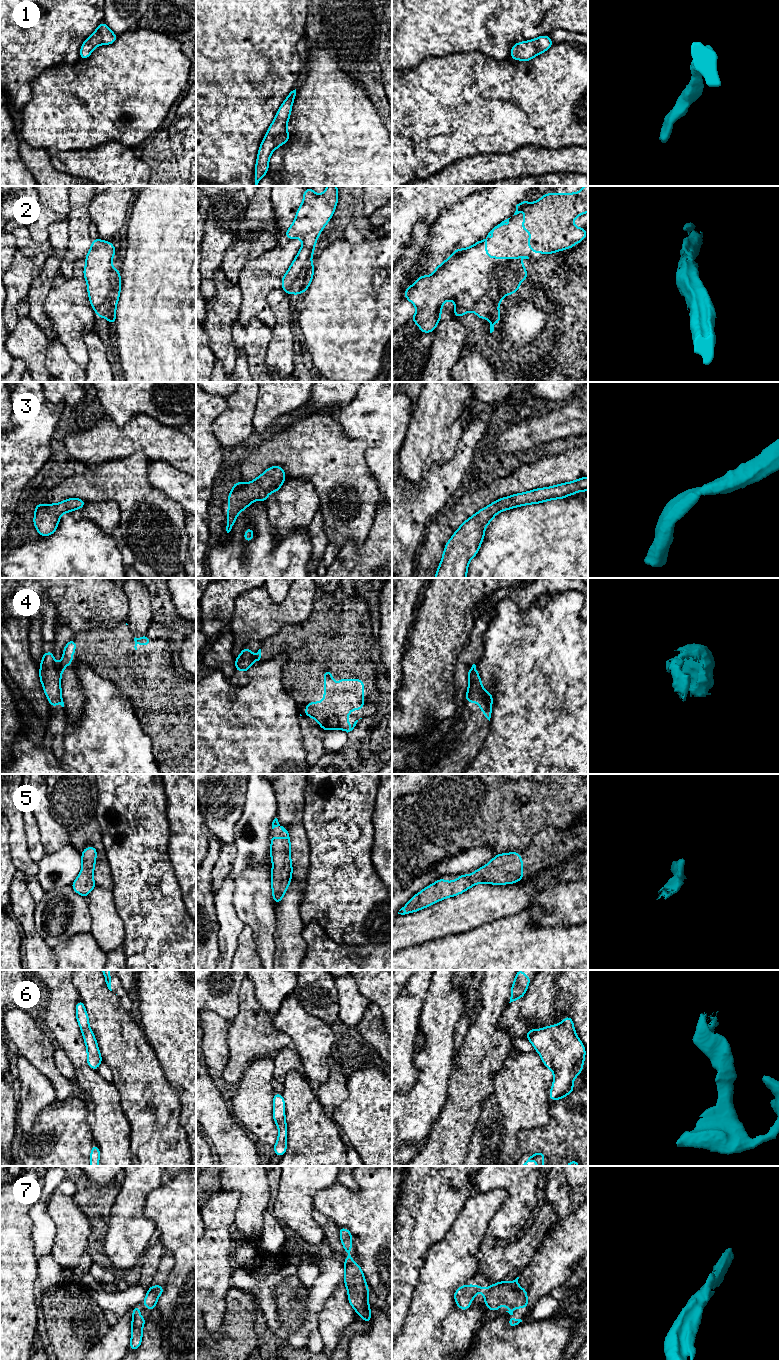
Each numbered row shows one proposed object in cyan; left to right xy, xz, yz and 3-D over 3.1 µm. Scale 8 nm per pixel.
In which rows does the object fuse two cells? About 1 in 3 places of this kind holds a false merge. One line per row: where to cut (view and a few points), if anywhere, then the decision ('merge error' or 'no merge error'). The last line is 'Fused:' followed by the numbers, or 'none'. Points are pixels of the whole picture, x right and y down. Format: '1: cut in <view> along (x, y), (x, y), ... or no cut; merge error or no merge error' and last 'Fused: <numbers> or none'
1: no cut; no merge error
2: no cut; no merge error
3: no cut; no merge error
4: cut in xy along (58, 665), (61, 672); merge error
5: no cut; no merge error
6: no cut; no merge error
7: no cut; no merge error
Fused: 4

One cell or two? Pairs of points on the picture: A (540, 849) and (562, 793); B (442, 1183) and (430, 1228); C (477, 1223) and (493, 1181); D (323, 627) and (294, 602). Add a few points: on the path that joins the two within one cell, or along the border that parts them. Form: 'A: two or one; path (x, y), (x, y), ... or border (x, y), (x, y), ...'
A: two; border (570, 822), (541, 830), (530, 844)
B: one; path (432, 1194), (430, 1199), (430, 1217)
C: two; border (504, 1189), (507, 1197), (494, 1214)
D: two; border (315, 598), (312, 604), (312, 612), (305, 620)

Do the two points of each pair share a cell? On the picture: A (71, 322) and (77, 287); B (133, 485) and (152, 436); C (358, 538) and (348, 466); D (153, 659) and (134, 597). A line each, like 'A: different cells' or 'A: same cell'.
A: same cell
B: different cells
C: same cell
D: different cells

